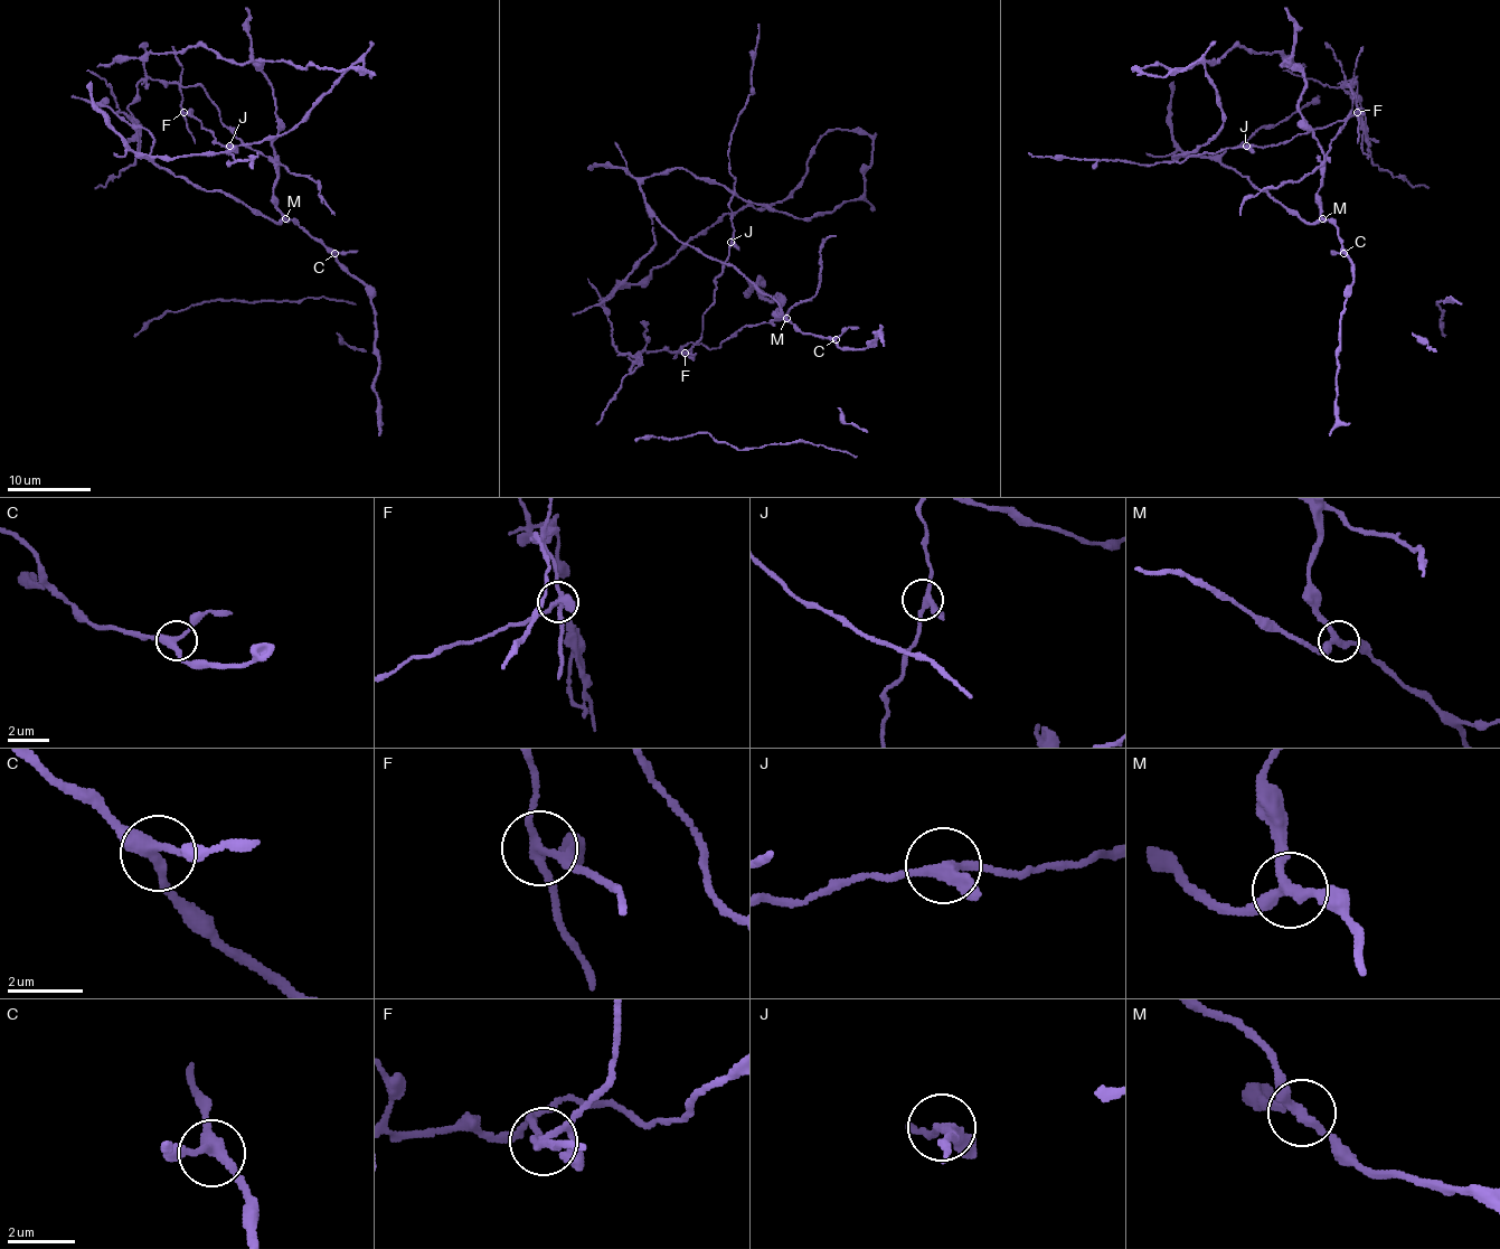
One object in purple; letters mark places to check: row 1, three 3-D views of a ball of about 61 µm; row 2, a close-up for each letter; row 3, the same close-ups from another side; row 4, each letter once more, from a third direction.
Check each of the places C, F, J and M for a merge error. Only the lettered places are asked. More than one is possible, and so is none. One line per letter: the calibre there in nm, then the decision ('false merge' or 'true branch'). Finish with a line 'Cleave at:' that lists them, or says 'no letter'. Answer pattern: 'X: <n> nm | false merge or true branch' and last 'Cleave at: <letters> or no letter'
C: 320 nm | true branch
F: 190 nm | false merge
J: 280 nm | true branch
M: 280 nm | false merge
Cleave at: F, M

